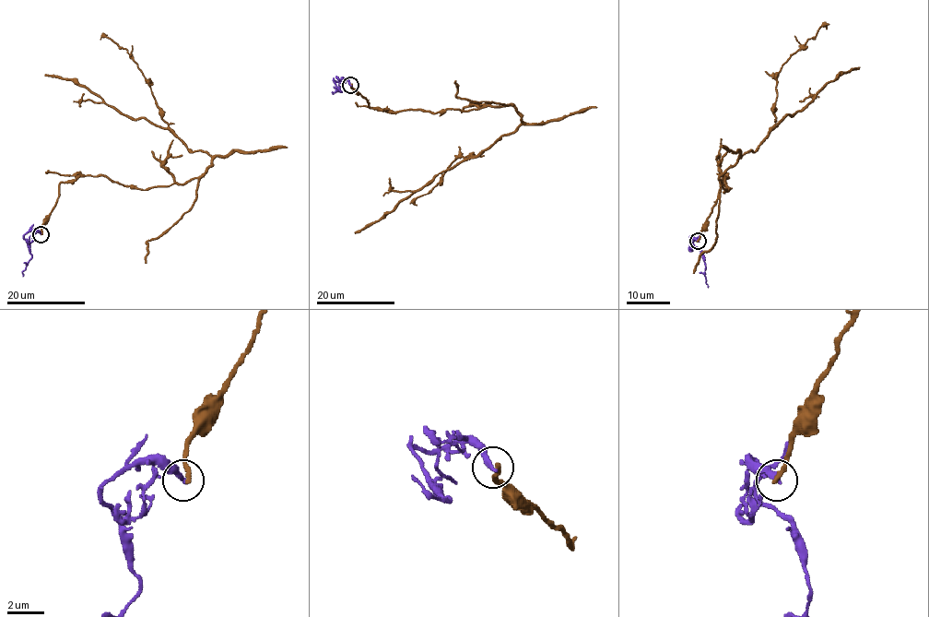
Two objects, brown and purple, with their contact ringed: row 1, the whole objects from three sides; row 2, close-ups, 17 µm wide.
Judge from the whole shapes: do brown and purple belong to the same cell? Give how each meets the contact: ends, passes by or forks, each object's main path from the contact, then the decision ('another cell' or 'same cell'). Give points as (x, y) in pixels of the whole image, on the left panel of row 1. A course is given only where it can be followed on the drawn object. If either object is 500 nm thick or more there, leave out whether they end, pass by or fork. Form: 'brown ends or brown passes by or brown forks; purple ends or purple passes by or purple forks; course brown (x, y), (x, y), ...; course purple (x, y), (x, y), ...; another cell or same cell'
brown ends; purple ends; course brown (41, 233), (62, 183), (107, 175), (149, 189), (186, 183), (211, 164), (168, 129), (44, 74); course purple (41, 233), (28, 231), (23, 236), (31, 255), (22, 272), (23, 276); another cell

